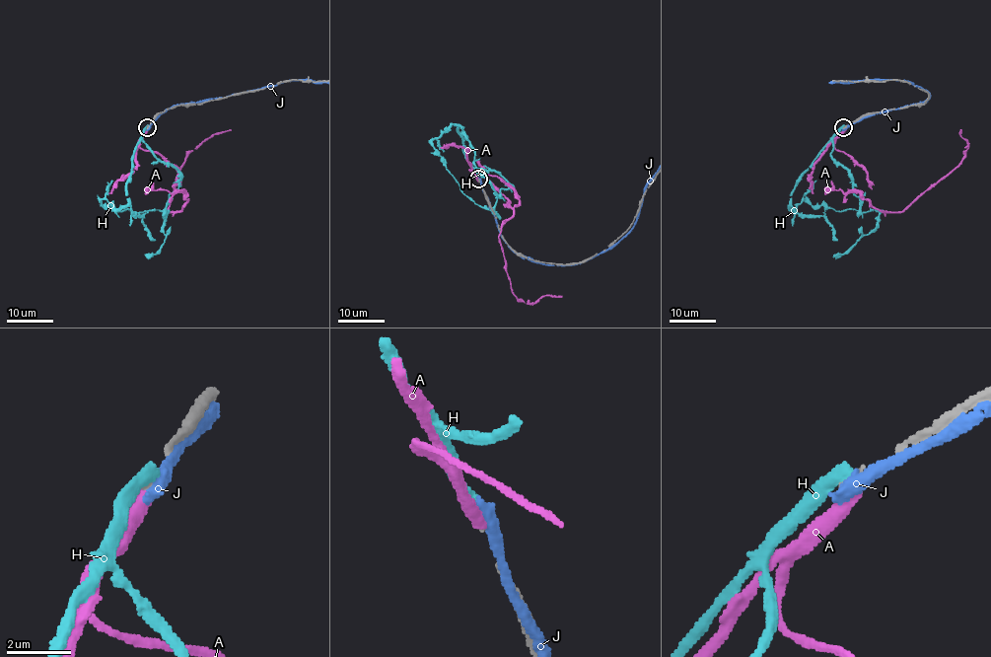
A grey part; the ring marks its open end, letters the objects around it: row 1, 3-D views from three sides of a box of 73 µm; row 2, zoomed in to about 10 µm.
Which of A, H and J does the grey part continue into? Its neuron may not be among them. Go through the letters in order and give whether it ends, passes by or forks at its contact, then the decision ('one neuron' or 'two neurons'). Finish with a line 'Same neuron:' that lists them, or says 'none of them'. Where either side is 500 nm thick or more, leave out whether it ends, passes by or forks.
A: it ends | two neurons
H: it ends | two neurons
J: two neurons
Same neuron: none of them

